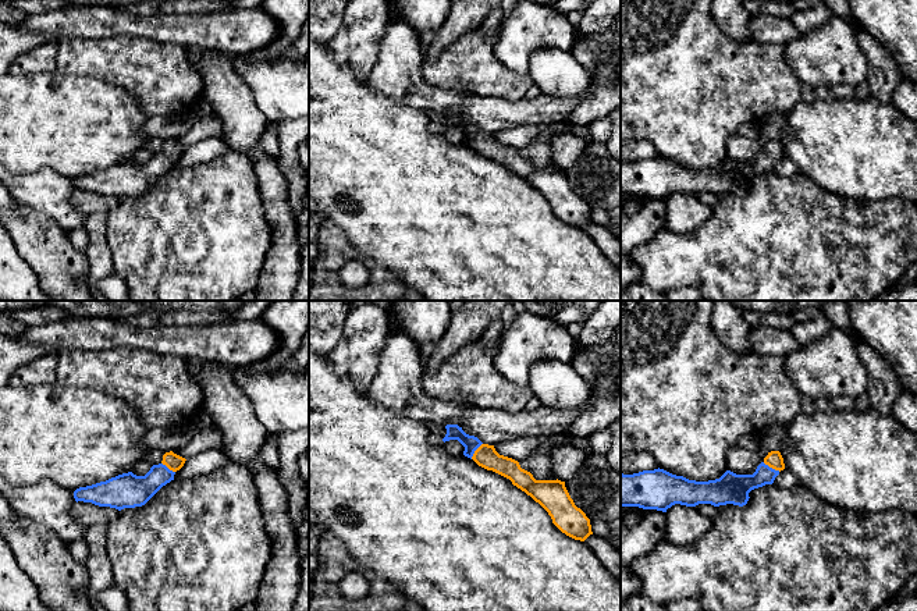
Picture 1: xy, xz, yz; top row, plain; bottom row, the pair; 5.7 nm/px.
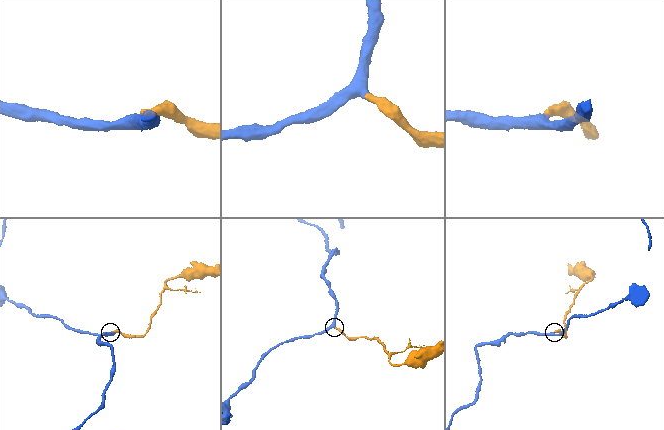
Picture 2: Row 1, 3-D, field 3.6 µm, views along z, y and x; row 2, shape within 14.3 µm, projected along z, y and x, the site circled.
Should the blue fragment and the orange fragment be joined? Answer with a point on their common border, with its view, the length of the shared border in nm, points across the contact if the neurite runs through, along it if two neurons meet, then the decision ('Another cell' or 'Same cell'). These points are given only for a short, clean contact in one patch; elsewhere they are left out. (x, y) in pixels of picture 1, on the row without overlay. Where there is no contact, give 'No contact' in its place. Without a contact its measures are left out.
Touches blue at yz (771, 156). Shared border 120 nm. Path across: yz (734, 177), (759, 167), (771, 156), (774, 148). Same cell

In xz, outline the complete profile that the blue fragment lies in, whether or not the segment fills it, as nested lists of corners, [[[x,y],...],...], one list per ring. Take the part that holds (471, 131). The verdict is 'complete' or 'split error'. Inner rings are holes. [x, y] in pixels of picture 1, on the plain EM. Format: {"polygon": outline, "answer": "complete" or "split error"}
{"polygon": [[[447,113],[447,122],[442,127],[442,129],[449,128],[458,128],[463,135],[463,143],[473,148],[479,154],[493,159],[512,170],[513,174],[525,180],[527,184],[530,184],[536,191],[539,191],[551,205],[552,212],[566,224],[584,230],[591,220],[590,207],[586,205],[586,202],[577,196],[571,187],[565,170],[561,168],[536,168],[533,163],[525,157],[520,156],[519,150],[500,143],[494,134],[483,132],[477,125],[466,122],[462,116],[458,113]]], "answer": "split error"}

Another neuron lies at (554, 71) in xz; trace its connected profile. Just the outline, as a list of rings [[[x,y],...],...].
[[[557,47],[536,50],[529,58],[529,75],[547,96],[577,97],[591,85],[591,74],[571,51]]]

